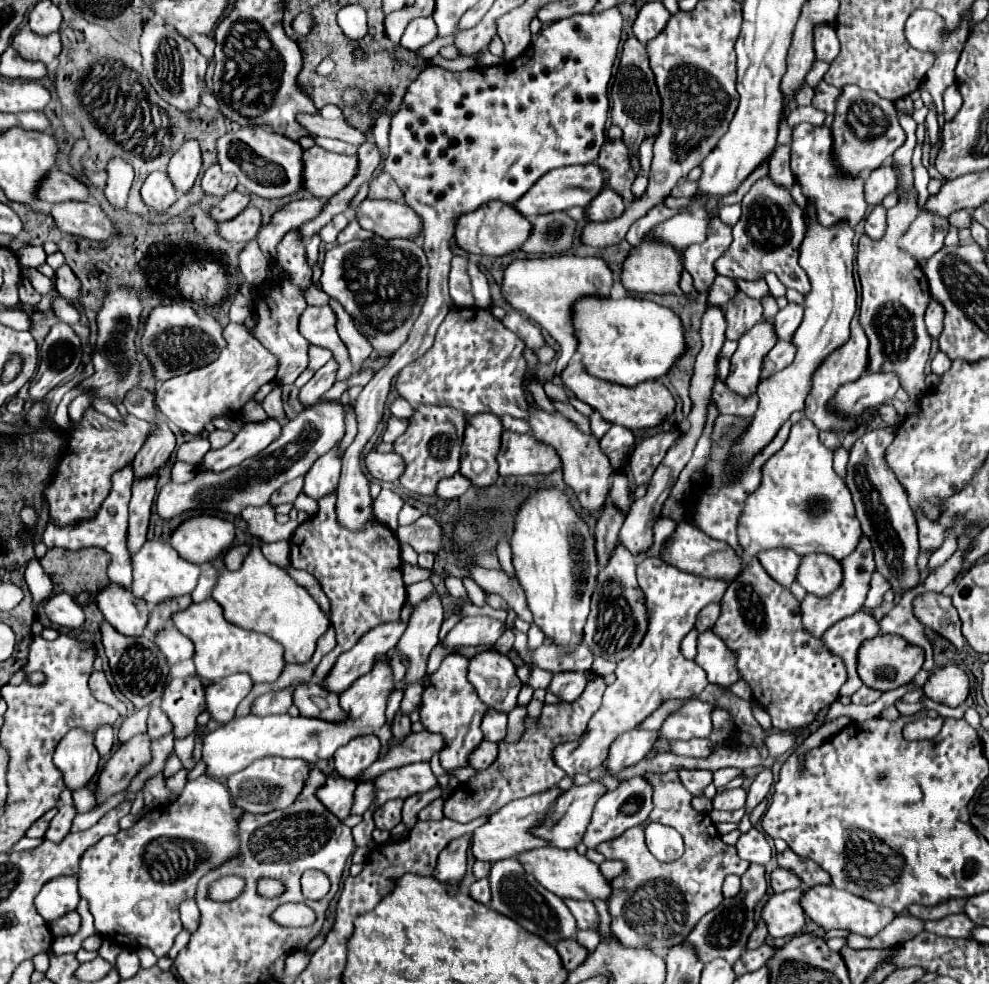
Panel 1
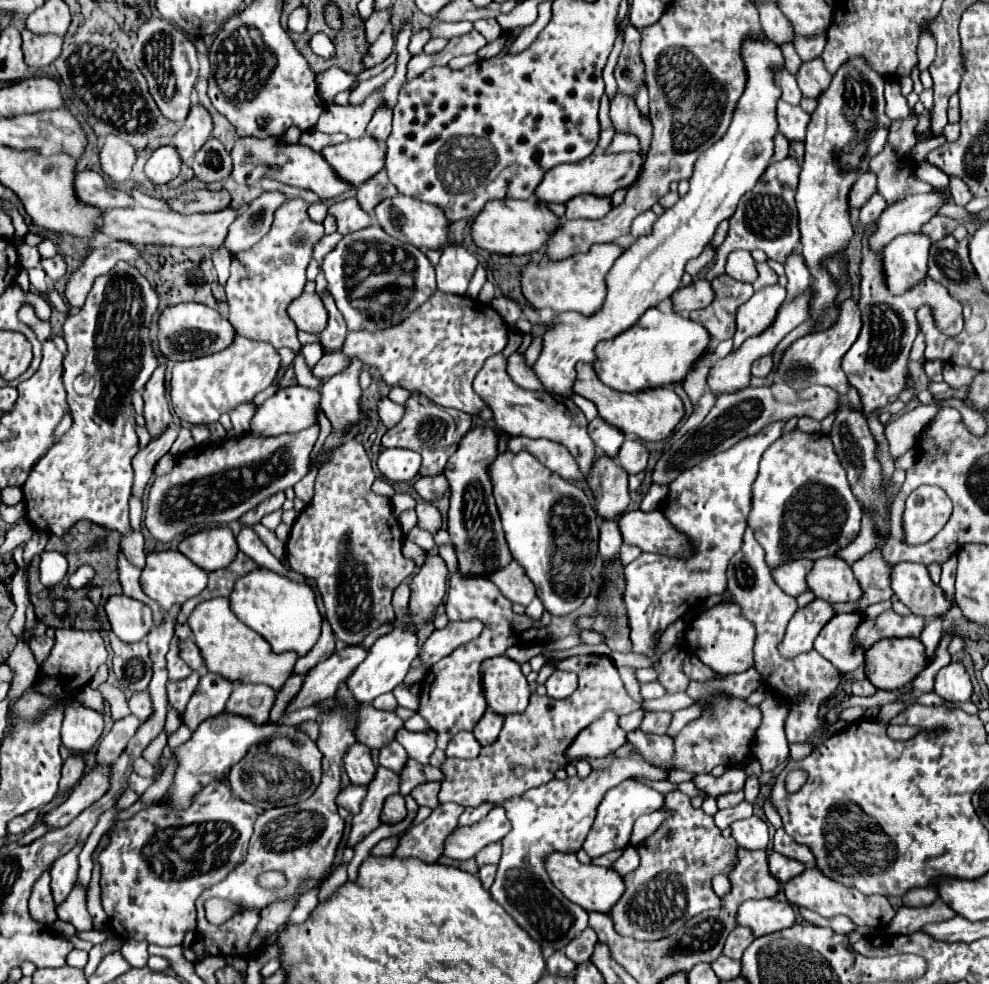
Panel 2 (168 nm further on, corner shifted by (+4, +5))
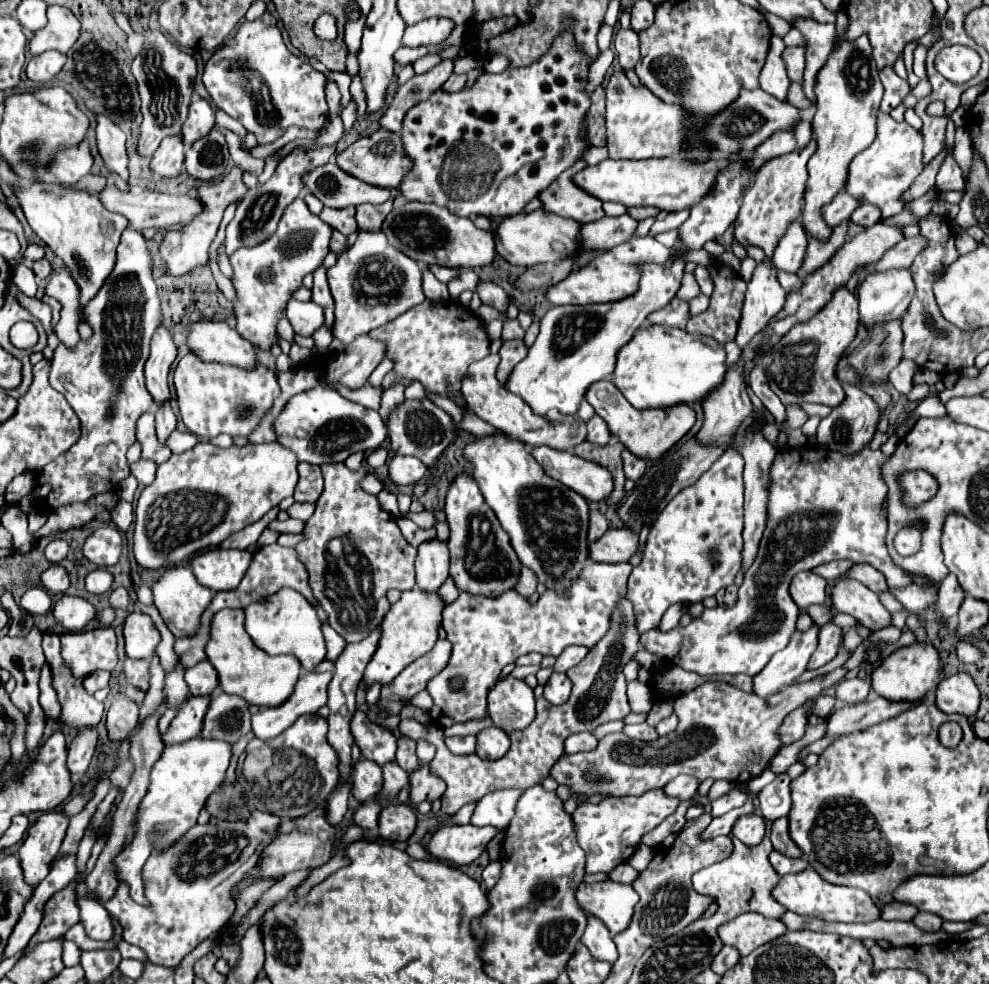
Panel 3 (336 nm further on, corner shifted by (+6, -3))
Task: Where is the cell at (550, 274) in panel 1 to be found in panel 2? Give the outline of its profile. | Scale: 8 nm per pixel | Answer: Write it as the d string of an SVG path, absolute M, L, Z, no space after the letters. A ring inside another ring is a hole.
M595 244L587 254L575 254L563 260L541 260L529 262L521 268L521 288L527 296L527 302L535 308L551 308L555 314L561 312L581 312L595 314L605 300L605 276L611 270L613 262L621 256L623 248L617 244Z

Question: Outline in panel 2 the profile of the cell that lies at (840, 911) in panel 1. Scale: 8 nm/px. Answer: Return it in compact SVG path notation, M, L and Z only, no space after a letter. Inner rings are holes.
M807 868L803 874L799 874L797 878L793 878L791 882L785 884L785 896L787 900L797 906L797 908L807 908L813 910L825 918L833 918L833 916L847 916L855 926L871 926L871 928L885 928L893 916L895 910L889 904L887 898L883 896L865 896L855 888L847 888L839 882L833 882L831 878L827 878L825 874L821 874L819 868Z

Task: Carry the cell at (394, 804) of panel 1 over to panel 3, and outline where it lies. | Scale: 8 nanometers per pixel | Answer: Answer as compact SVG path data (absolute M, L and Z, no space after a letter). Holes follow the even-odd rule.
M393 802L383 808L379 822L379 836L383 840L399 840L405 842L411 838L417 826L417 812L409 804Z

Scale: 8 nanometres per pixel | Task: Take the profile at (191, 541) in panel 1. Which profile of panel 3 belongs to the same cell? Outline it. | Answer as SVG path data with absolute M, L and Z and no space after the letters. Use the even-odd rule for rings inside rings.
M215 548L207 554L197 556L191 562L191 570L195 578L215 594L235 590L247 572L247 566L251 564L251 556L253 554L247 550Z

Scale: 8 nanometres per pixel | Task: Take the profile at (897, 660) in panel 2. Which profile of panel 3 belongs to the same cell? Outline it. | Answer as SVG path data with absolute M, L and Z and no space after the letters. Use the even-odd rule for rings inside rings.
M911 644L895 650L875 672L871 674L873 690L893 702L917 702L923 700L929 690L935 690L941 682L941 658L931 644Z

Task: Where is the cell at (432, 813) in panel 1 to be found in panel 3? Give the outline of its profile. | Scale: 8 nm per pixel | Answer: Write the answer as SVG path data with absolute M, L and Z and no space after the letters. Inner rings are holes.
M421 764L409 774L409 800L419 804L423 800L437 800L445 792L445 782L435 776L429 764Z

